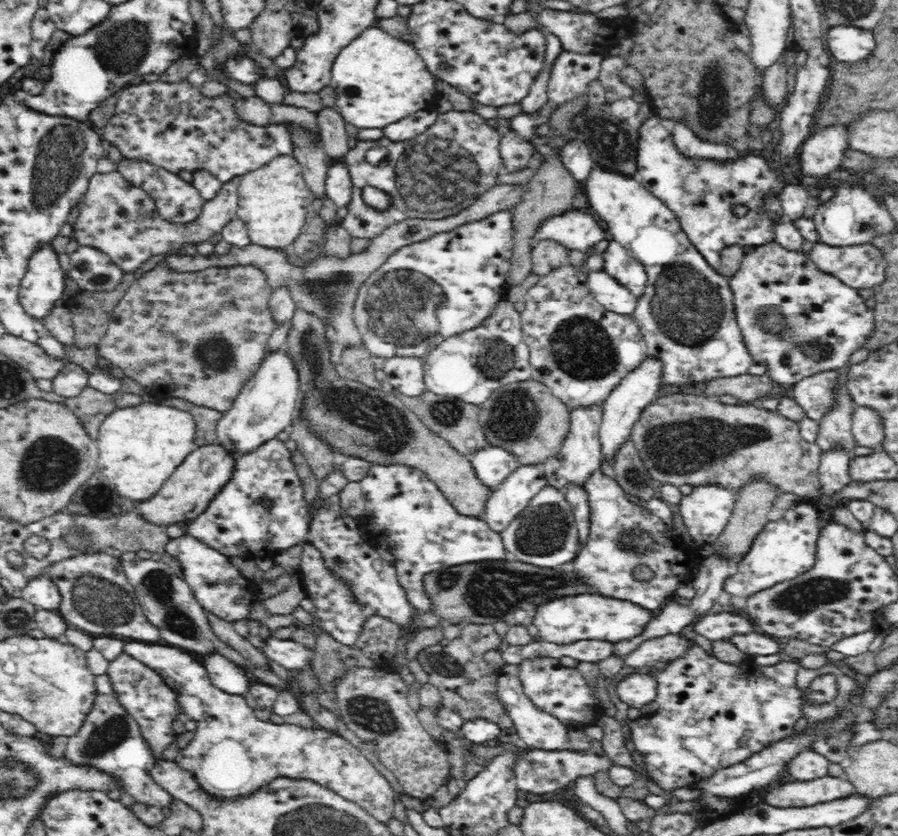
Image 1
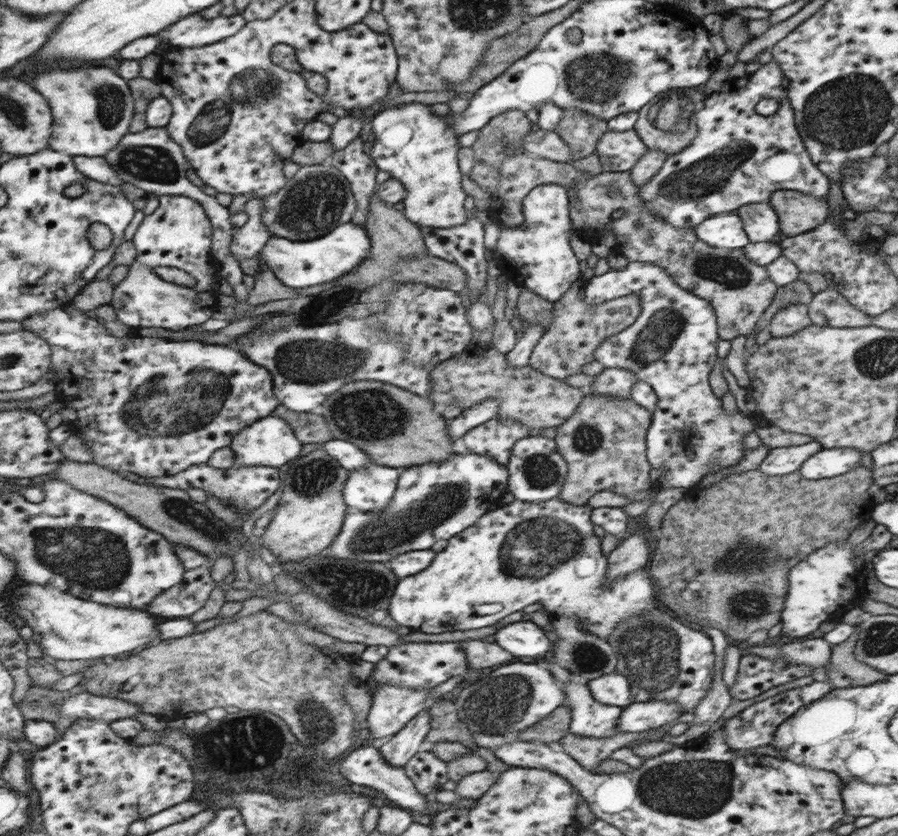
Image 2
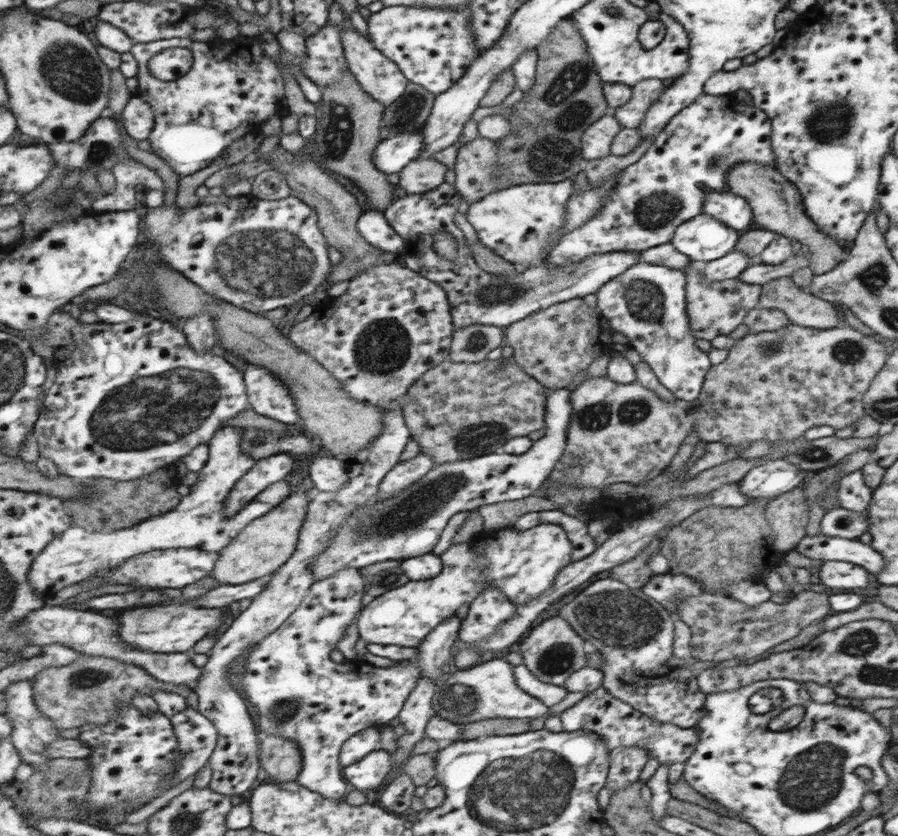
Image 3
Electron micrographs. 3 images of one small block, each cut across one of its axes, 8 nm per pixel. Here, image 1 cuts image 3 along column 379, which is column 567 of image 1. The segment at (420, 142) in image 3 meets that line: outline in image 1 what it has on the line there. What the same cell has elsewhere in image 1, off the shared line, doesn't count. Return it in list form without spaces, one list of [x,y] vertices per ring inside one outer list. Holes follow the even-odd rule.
[[[576,138],[570,139],[561,152],[561,160],[576,182],[584,182],[589,178],[595,165],[590,148],[585,142]]]

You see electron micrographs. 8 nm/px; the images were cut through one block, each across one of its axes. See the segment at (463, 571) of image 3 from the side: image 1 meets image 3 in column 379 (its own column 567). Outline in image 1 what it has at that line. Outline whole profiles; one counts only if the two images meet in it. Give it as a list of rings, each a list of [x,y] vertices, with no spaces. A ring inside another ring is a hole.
[[[574,594],[564,600],[552,599],[536,609],[533,624],[542,641],[554,644],[572,644],[578,640],[602,640],[618,643],[640,636],[653,612],[626,600],[606,599],[600,595]]]

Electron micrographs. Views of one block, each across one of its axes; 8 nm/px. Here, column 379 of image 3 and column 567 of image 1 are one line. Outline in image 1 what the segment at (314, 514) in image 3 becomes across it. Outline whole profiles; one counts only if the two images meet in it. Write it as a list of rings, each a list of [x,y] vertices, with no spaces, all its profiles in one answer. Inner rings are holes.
[[[572,407],[569,409],[569,432],[561,444],[560,452],[546,459],[543,477],[550,485],[566,490],[566,486],[584,486],[585,480],[598,470],[602,464],[601,443],[599,440],[599,426],[602,424],[603,407]]]

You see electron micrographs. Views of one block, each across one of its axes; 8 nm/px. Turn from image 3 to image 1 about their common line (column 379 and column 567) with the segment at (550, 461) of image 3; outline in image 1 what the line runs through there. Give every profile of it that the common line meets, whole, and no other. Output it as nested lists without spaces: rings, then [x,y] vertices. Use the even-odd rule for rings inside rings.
[[[550,484],[543,486],[530,499],[500,536],[507,553],[515,561],[542,568],[558,568],[560,564],[574,561],[582,548],[574,511],[566,500],[565,491]]]

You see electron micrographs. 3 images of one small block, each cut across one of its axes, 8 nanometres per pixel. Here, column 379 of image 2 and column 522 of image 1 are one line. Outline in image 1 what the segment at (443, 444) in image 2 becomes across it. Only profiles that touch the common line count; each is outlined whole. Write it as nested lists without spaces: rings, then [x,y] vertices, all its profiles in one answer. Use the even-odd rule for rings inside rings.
[[[536,380],[510,383],[497,388],[493,395],[478,406],[478,422],[490,446],[508,449],[520,465],[544,462],[556,456],[569,432],[569,407]]]

